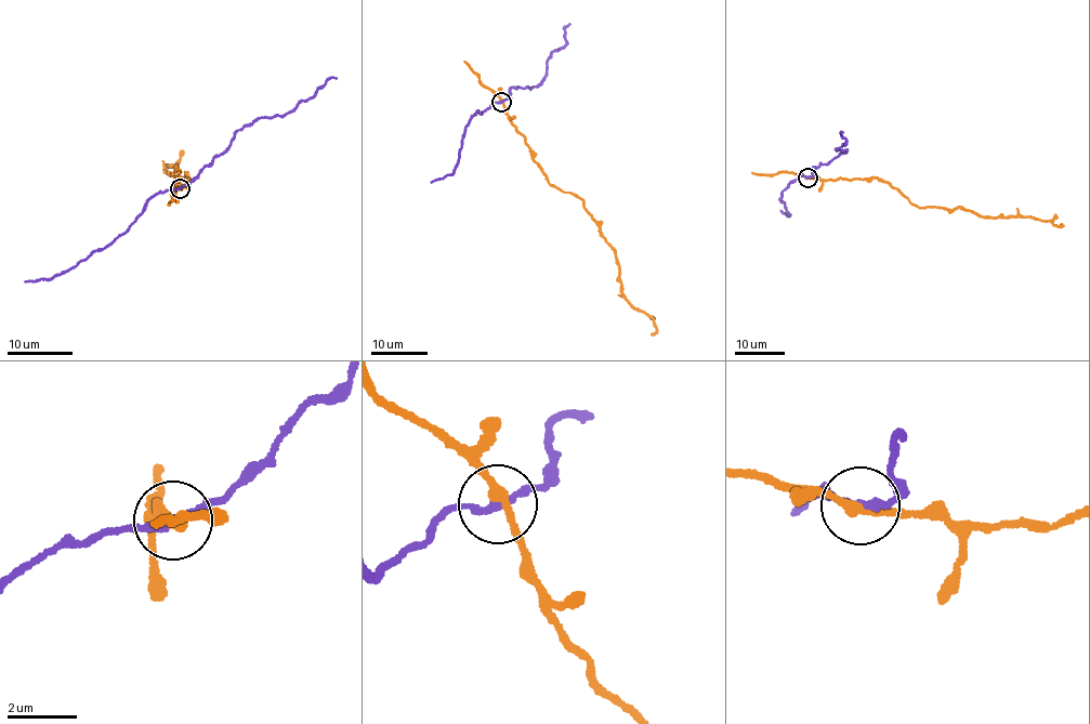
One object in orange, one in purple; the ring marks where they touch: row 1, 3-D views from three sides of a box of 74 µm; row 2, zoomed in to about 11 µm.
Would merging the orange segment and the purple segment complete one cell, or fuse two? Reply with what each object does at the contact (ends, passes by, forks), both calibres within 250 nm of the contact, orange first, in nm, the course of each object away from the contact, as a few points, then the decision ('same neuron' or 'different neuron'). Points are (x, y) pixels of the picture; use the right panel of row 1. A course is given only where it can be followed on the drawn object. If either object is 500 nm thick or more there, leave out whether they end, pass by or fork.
orange passes by | purple passes by | 240/200 nm | orange via (808, 176), (875, 178), (922, 208), (962, 207), (993, 218), (1032, 216), (1061, 226), (1062, 223) | purple via (808, 176), (813, 175), (813, 167), (828, 165), (839, 154), (846, 153), (836, 148), (845, 145), (841, 134) | different neuron

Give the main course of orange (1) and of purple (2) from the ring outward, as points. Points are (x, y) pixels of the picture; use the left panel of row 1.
1: (180, 187), (175, 166), (182, 185), (188, 174), (162, 171), (178, 163), (165, 165)
2: (180, 187), (225, 153), (236, 131), (264, 117), (271, 119), (287, 113), (325, 82), (336, 79)

